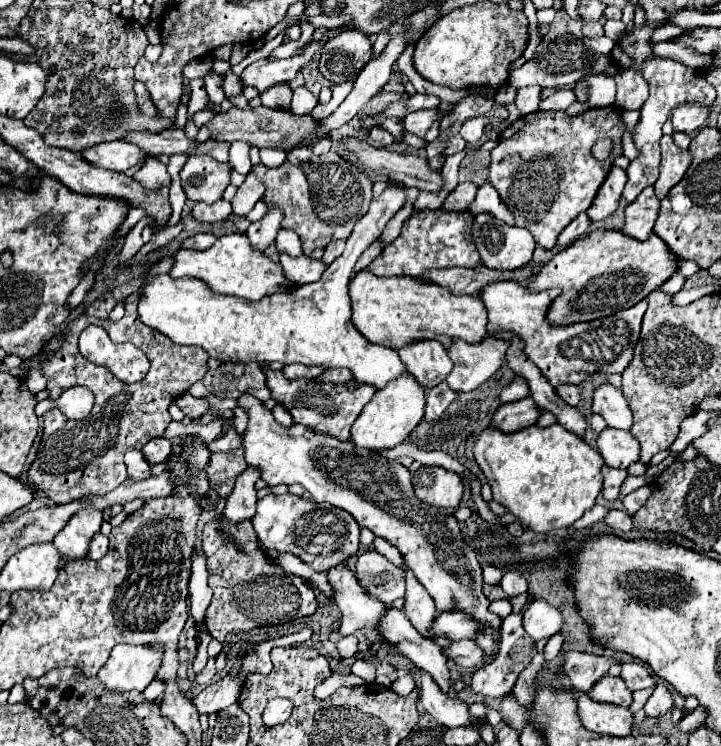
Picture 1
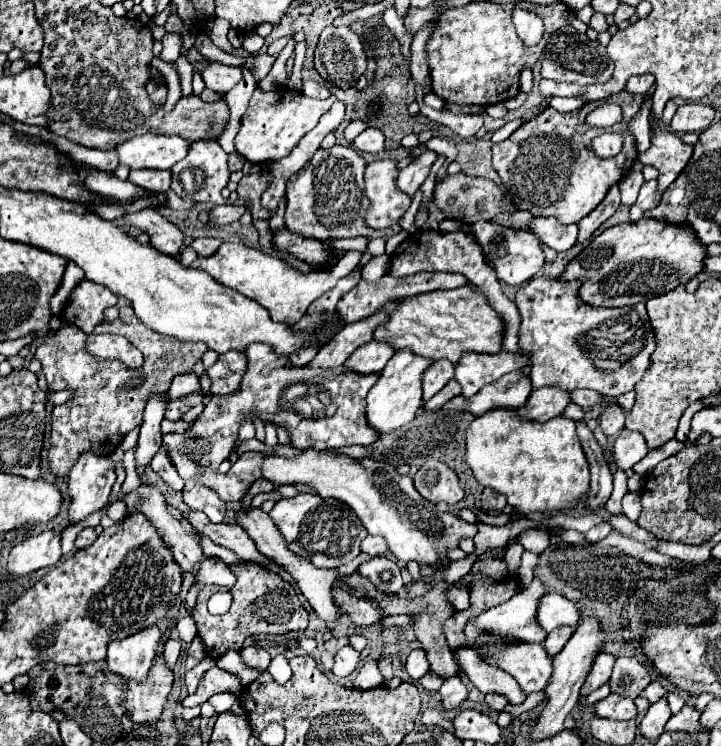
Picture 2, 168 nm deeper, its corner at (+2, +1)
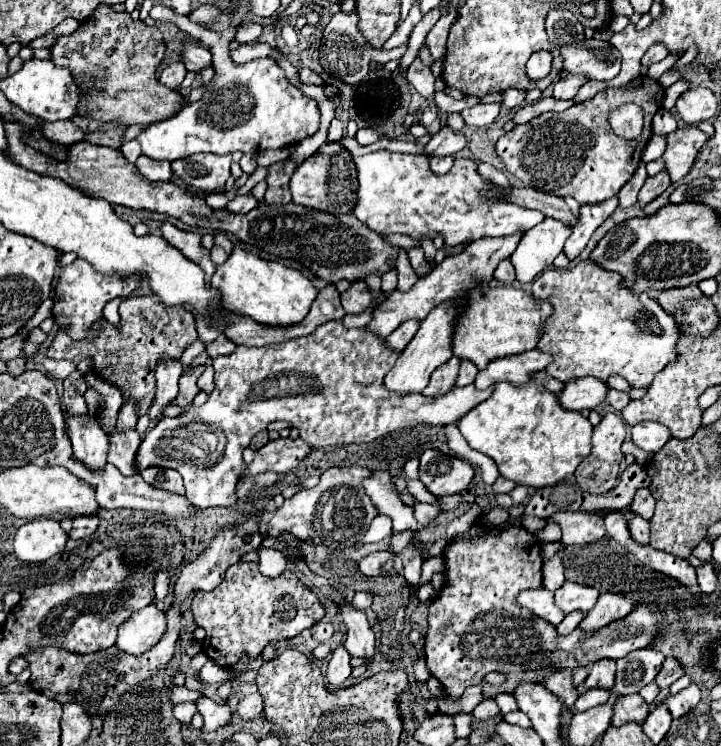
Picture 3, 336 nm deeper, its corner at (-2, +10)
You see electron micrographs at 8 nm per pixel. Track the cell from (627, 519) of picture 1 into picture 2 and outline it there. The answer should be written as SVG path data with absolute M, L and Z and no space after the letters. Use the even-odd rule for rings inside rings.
M600 523L600 525L592 527L592 529L584 535L584 539L586 539L588 543L598 543L598 541L602 541L610 531L612 531L612 527L610 527L608 523Z

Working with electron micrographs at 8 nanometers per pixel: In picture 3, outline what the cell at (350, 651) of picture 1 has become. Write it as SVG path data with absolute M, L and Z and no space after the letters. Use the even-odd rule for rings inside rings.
M338 646L332 652L332 658L328 664L328 674L326 674L330 684L344 684L350 678L350 674L352 674L350 660L352 660L352 656L348 656L348 650L344 650L344 646Z

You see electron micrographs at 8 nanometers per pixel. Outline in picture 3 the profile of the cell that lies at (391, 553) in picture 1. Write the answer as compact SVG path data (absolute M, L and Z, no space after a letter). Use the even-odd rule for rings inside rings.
M418 556L418 558L412 558L406 566L404 566L404 578L416 586L418 580L420 580L420 574L422 574L422 564L424 564L424 558Z

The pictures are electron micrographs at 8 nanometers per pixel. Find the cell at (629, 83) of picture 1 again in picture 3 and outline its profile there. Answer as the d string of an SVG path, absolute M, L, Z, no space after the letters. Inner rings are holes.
M656 44L656 46L652 46L650 50L648 50L648 54L644 54L641 59L642 66L646 66L646 68L650 68L652 64L656 64L656 62L660 62L660 60L664 60L668 55L668 50L664 48L664 46L660 46L660 44Z

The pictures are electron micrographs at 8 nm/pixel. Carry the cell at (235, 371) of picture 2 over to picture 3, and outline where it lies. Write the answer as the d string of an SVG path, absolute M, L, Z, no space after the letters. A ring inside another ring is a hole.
M220 334L212 344L206 346L206 352L210 358L218 358L218 356L228 356L232 354L232 350L236 348L236 344L232 340L228 340L224 334Z

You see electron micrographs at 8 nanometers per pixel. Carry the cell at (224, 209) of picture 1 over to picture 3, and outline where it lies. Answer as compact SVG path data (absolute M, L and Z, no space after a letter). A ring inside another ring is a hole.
M234 196L228 204L226 204L226 210L228 212L236 212L236 214L246 214L250 212L254 206L256 206L256 198L254 196Z

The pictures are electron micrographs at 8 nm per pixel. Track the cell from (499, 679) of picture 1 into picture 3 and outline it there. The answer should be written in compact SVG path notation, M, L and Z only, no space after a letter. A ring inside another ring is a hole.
M498 694L494 700L496 700L496 704L498 704L498 708L500 708L500 712L502 712L502 714L512 712L512 710L518 710L516 700L514 700L514 696L512 696L512 694Z

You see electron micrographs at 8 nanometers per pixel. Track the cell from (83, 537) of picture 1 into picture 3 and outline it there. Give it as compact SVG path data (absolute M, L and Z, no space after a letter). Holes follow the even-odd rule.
M68 416L68 438L74 456L92 472L104 470L108 464L108 434L94 416Z

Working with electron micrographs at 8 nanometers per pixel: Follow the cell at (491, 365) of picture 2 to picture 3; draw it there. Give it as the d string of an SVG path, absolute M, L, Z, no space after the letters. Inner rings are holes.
M528 350L524 354L514 354L508 358L496 358L494 362L488 362L484 370L478 372L474 386L478 390L486 390L490 384L508 380L512 384L524 384L528 382L528 374L536 370L544 370L552 362L552 356L540 350Z

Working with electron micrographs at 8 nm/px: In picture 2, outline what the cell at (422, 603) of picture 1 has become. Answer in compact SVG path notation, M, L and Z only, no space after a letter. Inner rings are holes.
M456 651L456 659L478 691L500 693L508 699L510 705L522 705L526 701L526 693L520 689L516 679L506 671L482 661L476 651Z

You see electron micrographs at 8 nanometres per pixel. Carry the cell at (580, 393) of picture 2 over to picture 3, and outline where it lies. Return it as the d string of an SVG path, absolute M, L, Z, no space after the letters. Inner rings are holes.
M608 388L608 394L606 394L606 404L614 406L616 410L622 410L626 404L630 402L630 396L626 392L620 392L616 388Z

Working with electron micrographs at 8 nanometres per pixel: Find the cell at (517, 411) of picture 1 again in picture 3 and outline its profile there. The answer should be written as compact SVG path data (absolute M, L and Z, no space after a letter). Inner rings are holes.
M574 378L564 384L564 390L558 394L558 402L566 410L592 410L604 402L606 390L608 386L598 378Z

